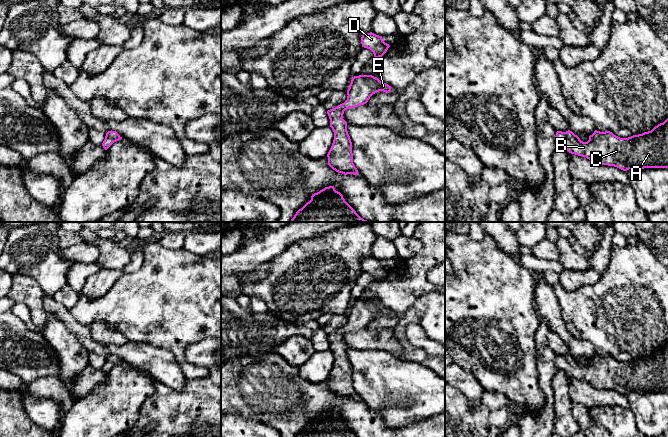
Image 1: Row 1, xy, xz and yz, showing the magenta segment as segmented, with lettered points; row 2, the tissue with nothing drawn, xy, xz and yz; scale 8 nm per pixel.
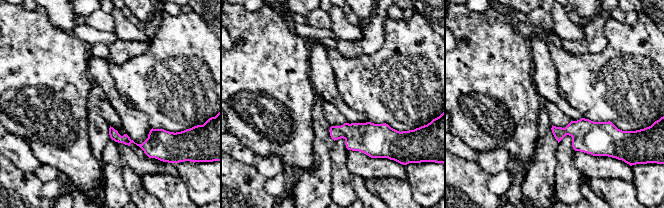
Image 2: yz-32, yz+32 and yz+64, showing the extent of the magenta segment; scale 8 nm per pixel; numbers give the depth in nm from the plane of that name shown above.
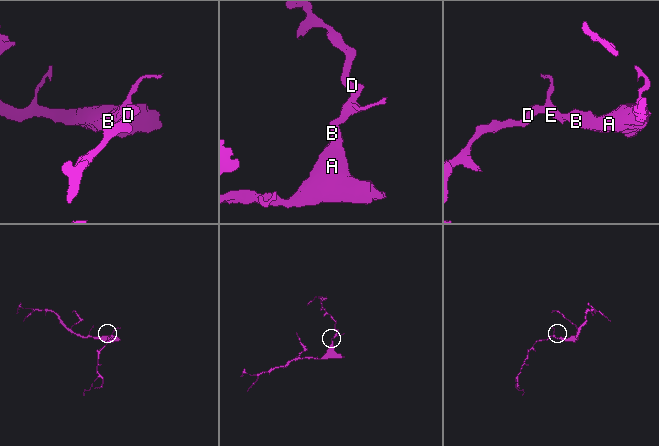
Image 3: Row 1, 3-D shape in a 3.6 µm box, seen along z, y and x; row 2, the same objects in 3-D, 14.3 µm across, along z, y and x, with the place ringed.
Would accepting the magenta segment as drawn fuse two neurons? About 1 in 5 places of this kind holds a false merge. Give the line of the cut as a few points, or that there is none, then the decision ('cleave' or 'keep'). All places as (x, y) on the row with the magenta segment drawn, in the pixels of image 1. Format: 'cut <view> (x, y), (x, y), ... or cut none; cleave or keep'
cut none; keep

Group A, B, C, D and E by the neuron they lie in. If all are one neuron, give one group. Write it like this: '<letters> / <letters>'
A B C D E

